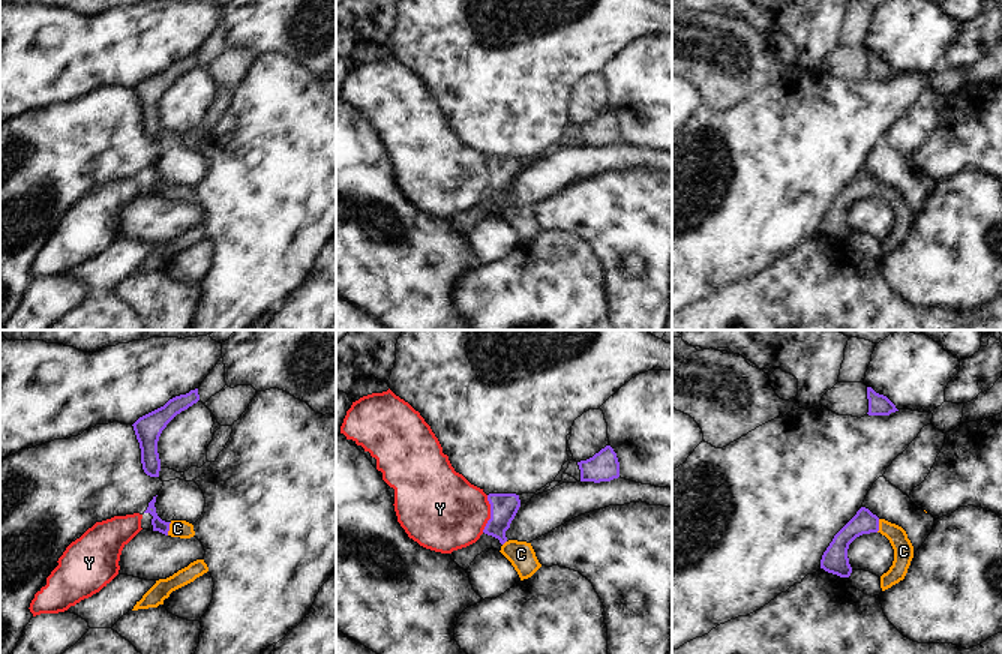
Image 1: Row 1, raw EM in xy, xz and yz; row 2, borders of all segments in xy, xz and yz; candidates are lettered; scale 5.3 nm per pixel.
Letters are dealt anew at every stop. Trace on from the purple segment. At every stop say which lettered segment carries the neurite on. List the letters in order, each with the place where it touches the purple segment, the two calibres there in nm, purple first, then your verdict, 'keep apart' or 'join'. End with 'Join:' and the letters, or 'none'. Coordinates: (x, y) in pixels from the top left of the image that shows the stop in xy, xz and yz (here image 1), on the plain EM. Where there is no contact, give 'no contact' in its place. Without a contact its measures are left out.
C: contact xy (168, 192); calibres 70 and 100 nm; join
Y: contact xz (491, 177); calibres 140 and 420 nm; keep apart
Join: C

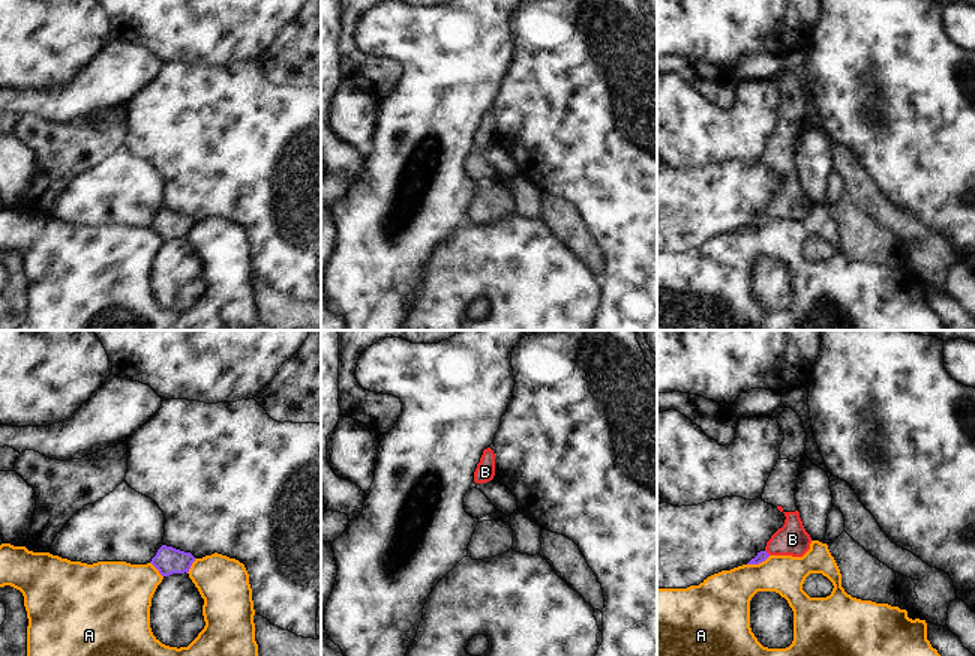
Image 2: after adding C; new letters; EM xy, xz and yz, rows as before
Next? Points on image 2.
A: contact yz (758, 227); calibres 60 and 260 nm; keep apart
B: contact yz (767, 216); calibres 60 and 170 nm; join
Join: B

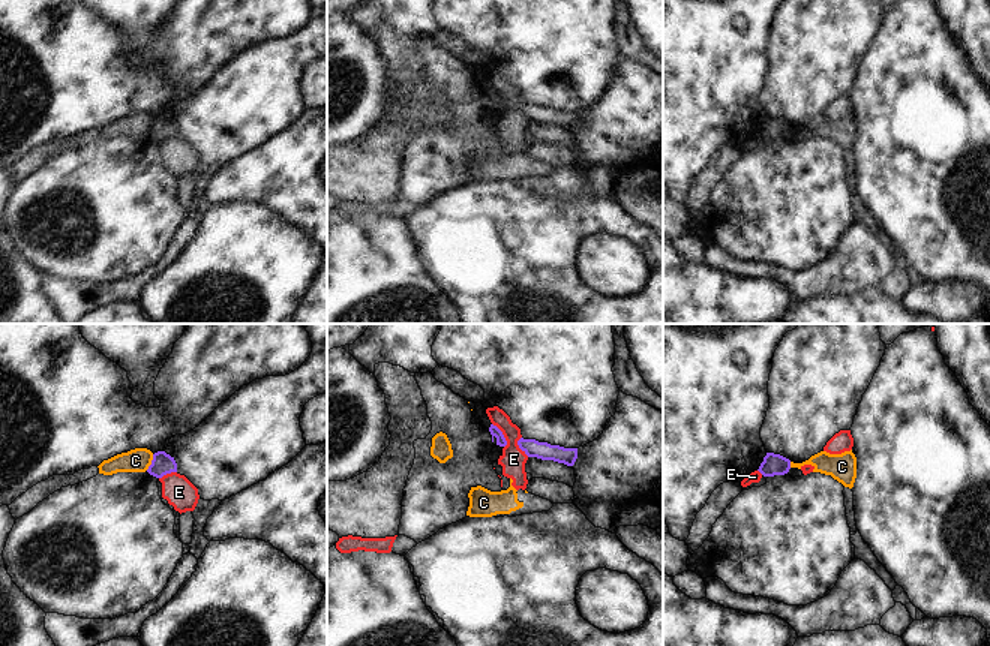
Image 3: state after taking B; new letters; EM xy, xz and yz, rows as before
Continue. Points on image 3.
C: contact xy (152, 126); calibres 120 and 130 nm; keep apart
E: contact xz (503, 99); calibres 50 and 140 nm; keep apart
Join: none

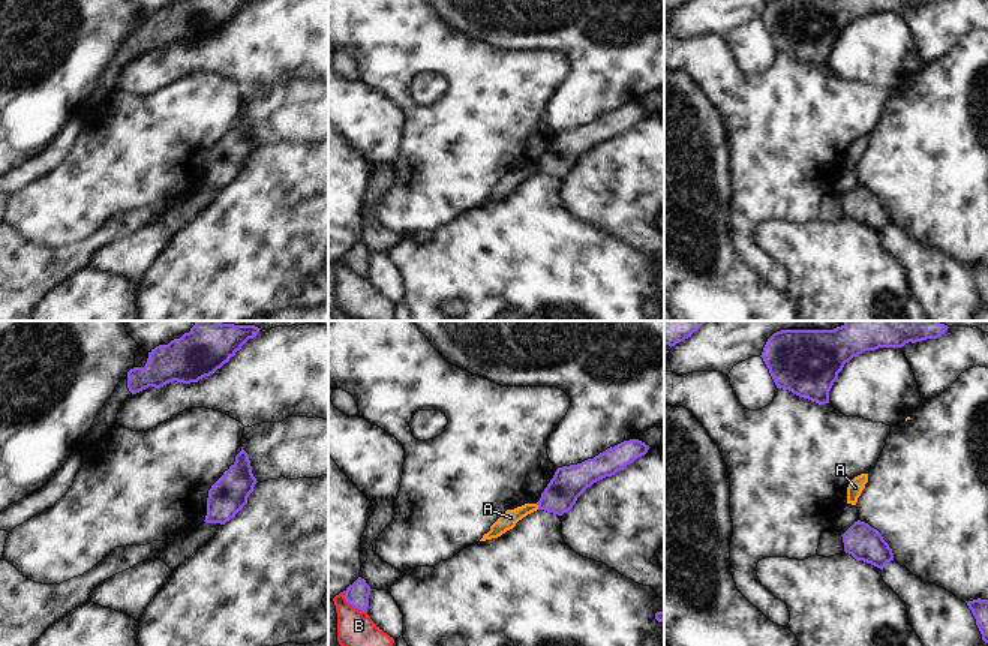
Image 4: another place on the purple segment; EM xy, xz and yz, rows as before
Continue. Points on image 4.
A: contact xz (538, 171); calibres 180 and 90 nm; keep apart
B: contact xz (353, 270); calibres 130 and 220 nm; keep apart
Join: none

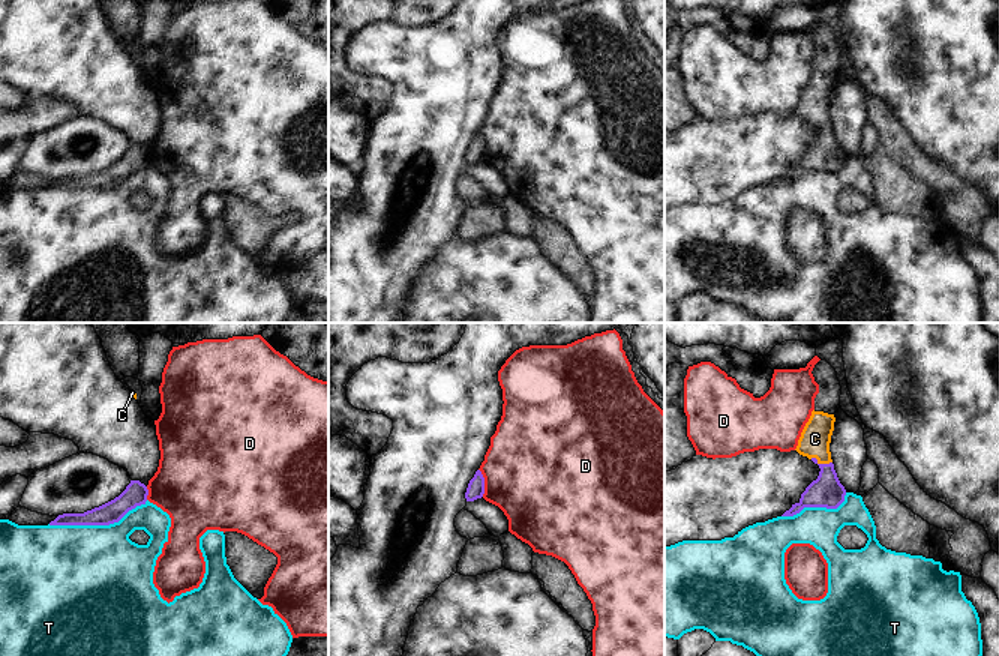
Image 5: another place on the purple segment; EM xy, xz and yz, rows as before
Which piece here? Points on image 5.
C: contact yz (821, 128); calibres 170 and 160 nm; join
D: contact xz (483, 146); calibres 100 and 480 nm; keep apart
T: contact xy (98, 188); calibres 120 and 500 nm; keep apart
Join: C

